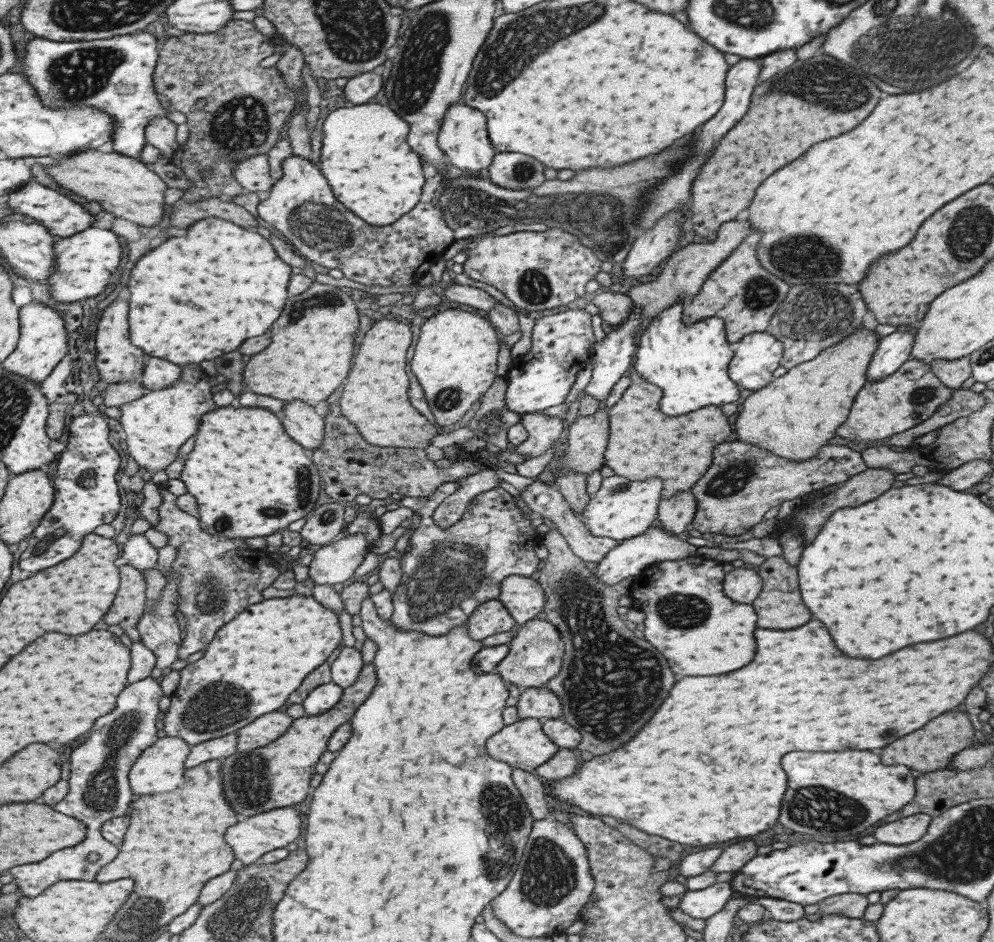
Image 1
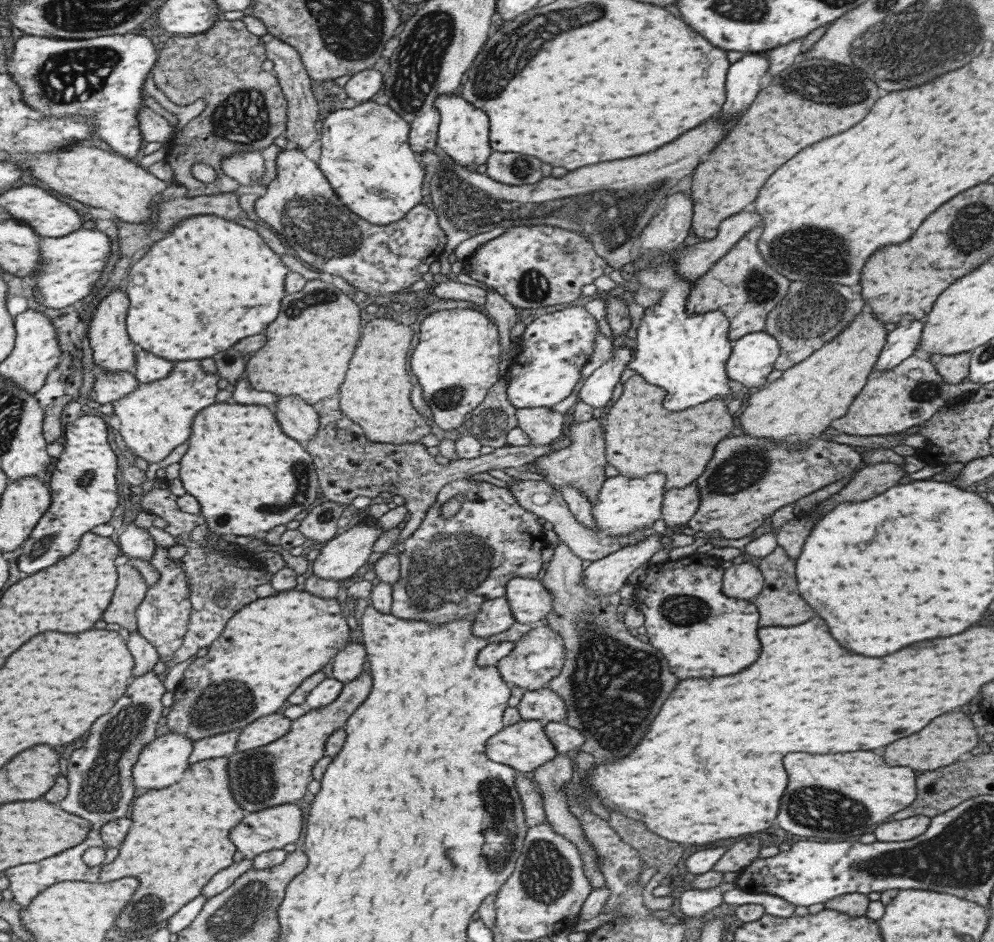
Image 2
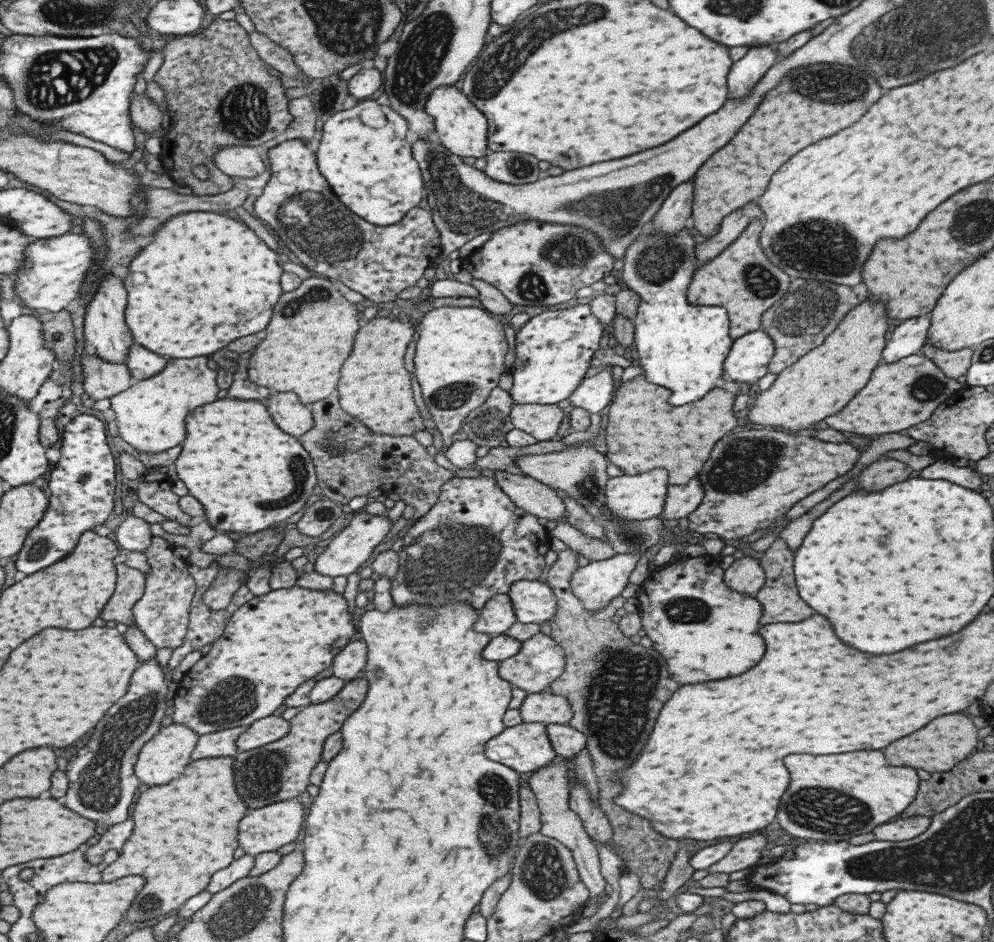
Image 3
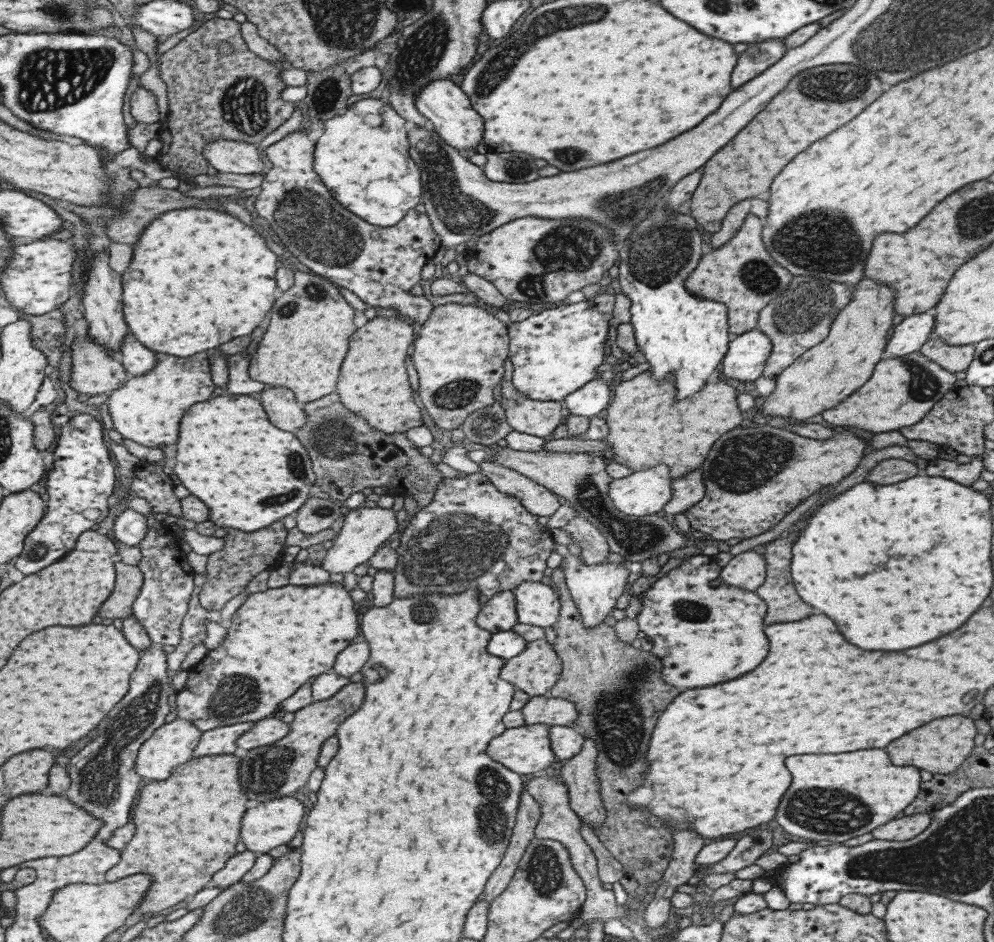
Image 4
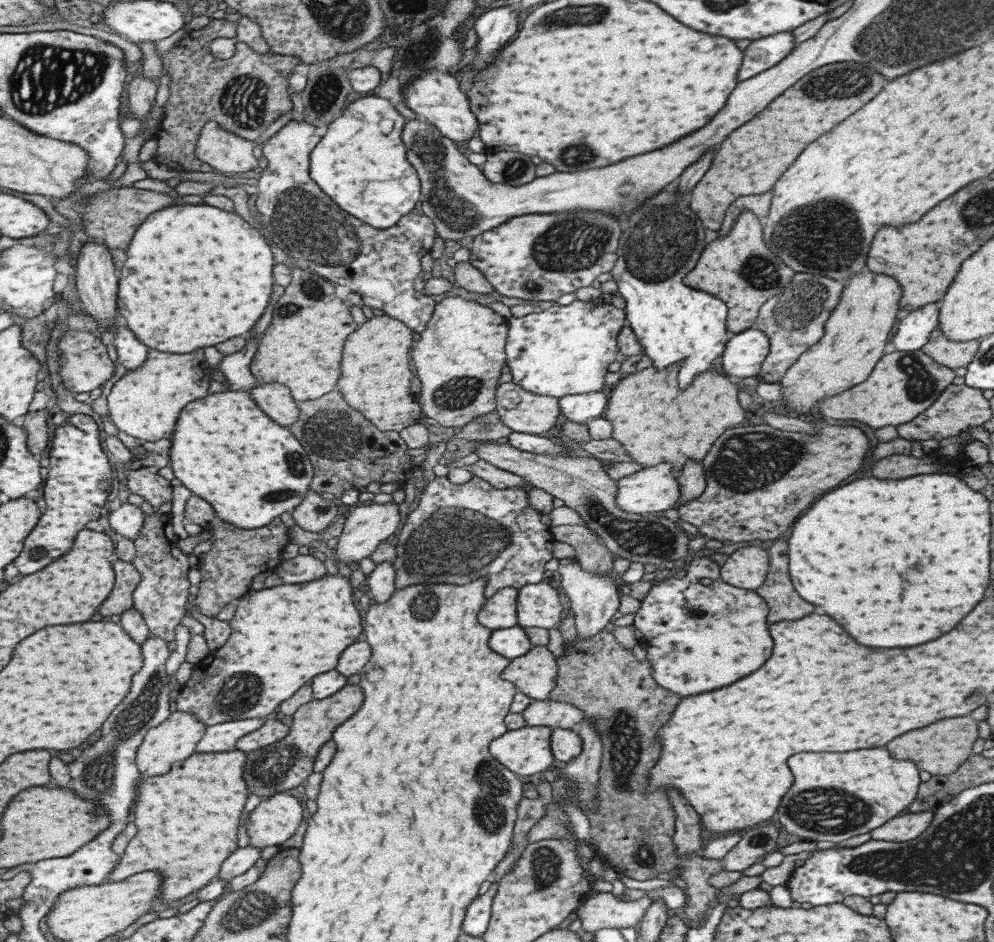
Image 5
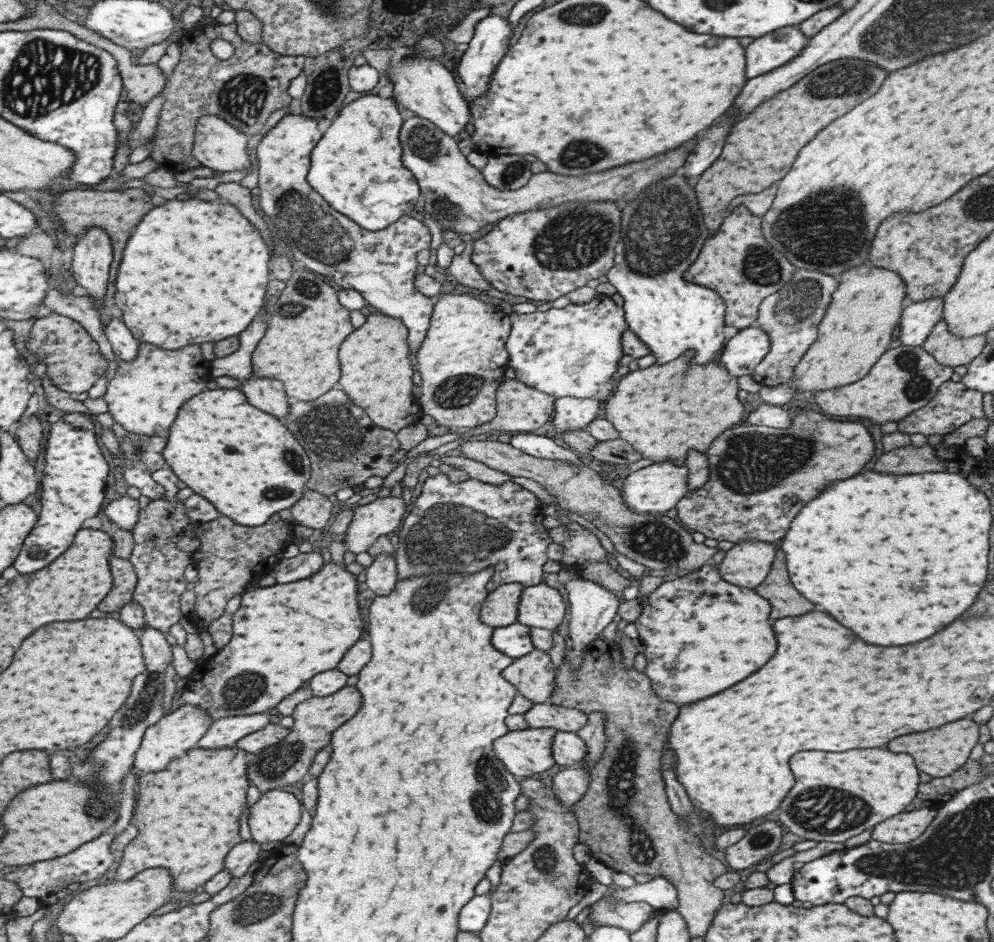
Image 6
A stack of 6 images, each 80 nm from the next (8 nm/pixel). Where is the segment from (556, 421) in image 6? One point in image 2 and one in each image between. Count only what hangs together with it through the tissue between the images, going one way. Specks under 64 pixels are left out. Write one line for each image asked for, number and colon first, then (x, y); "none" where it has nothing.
2: (596, 390)
3: (592, 394)
4: (593, 396)
5: (580, 407)

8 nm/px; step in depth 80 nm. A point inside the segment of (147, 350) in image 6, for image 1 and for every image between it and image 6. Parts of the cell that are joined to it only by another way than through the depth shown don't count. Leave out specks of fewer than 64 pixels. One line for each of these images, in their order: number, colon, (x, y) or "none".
1: (156, 425)
2: (156, 418)
3: (151, 414)
4: (148, 409)
5: (146, 403)

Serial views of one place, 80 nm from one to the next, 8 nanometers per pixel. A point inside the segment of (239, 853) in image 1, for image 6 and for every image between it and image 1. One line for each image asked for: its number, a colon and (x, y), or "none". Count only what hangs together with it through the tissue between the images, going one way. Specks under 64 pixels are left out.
2: (267, 830)
3: (266, 829)
4: (272, 823)
5: (278, 817)
6: (276, 815)

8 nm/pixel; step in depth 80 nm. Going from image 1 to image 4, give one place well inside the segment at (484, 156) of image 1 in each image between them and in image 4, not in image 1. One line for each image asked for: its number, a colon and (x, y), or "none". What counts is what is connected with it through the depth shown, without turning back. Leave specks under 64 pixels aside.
2: (462, 130)
3: (460, 128)
4: (444, 105)

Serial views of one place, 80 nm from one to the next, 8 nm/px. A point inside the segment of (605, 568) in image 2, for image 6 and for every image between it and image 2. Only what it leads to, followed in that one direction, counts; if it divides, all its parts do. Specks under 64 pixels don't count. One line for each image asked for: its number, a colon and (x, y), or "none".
3: (597, 583)
4: (594, 588)
5: (594, 599)
6: (591, 608)

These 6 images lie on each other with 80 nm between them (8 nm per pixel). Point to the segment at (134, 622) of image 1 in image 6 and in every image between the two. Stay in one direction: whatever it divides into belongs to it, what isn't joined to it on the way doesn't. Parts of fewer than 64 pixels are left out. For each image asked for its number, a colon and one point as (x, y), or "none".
2: (132, 590)
3: (131, 586)
4: (130, 579)
5: (128, 577)
6: (126, 579)

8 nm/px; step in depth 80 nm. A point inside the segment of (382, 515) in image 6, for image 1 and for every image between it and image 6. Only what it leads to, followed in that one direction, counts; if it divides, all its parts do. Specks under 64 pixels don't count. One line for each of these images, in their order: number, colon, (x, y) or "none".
1: (335, 562)
2: (344, 553)
3: (352, 545)
4: (363, 528)
5: (365, 526)

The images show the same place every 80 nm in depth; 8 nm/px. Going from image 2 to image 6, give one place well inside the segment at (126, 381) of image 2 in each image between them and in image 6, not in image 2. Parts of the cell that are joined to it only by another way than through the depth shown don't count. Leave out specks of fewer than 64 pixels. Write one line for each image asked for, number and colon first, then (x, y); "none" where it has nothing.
3: (103, 379)
4: (94, 372)
5: (86, 366)
6: (74, 361)

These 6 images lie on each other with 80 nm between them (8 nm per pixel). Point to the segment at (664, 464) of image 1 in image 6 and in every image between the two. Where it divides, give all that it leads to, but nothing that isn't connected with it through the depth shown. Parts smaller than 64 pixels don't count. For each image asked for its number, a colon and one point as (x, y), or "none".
2: (640, 437)
3: (642, 432)
4: (646, 427)
5: (655, 422)
6: (695, 403)

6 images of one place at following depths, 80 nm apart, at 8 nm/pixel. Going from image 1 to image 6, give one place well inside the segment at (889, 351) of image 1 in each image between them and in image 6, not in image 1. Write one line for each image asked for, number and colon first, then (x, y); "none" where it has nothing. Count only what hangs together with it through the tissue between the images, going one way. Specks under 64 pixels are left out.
2: (900, 342)
3: (910, 335)
4: (908, 336)
5: (912, 333)
6: (916, 320)

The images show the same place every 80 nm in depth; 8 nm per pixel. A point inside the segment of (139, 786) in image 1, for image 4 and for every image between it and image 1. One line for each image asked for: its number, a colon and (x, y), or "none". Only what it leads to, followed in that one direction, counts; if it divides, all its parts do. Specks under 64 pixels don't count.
2: (163, 762)
3: (164, 757)
4: (174, 744)

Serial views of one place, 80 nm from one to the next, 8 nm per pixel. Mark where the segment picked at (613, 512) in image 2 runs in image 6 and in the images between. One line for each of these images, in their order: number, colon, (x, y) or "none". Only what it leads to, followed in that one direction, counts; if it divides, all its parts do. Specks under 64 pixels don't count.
3: (634, 498)
4: (646, 492)
5: (653, 489)
6: (657, 487)

